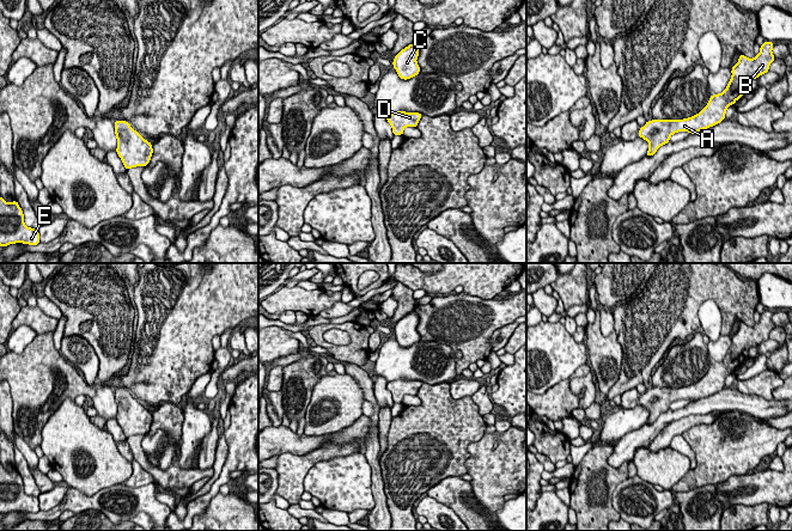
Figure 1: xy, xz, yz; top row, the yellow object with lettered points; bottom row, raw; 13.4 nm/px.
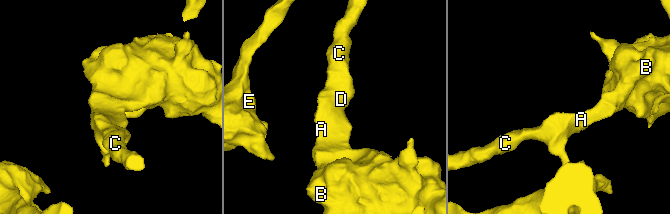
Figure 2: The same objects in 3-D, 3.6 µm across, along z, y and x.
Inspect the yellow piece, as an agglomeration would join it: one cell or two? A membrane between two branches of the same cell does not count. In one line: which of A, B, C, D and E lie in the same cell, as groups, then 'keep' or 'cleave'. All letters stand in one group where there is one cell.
A B C D E | keep

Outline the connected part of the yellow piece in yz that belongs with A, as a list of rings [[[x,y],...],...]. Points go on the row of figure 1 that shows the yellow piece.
[[[763,42],[760,54],[754,59],[739,54],[738,62],[731,69],[732,77],[725,91],[712,94],[707,105],[697,115],[683,120],[647,121],[639,129],[638,135],[650,144],[646,155],[652,157],[662,145],[669,142],[670,136],[675,133],[695,134],[724,121],[727,108],[749,90],[749,81],[769,71],[769,65],[775,60],[772,53],[773,45],[773,42]]]

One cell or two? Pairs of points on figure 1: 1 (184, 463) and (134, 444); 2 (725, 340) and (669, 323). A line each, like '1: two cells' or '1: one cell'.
1: two cells
2: two cells

